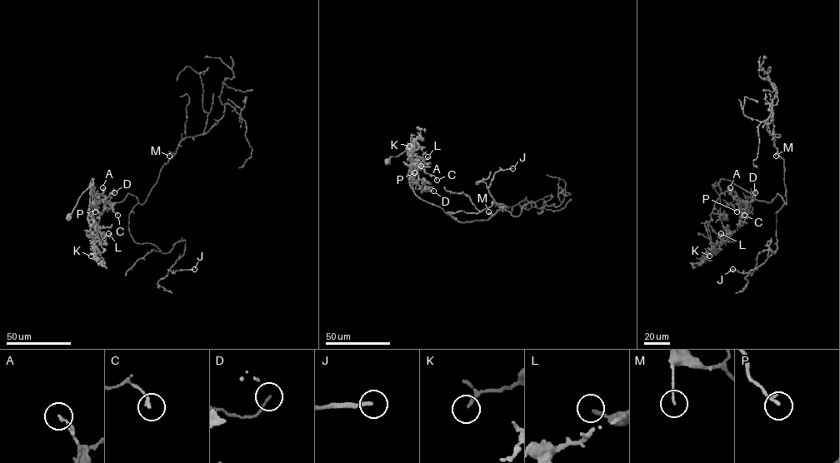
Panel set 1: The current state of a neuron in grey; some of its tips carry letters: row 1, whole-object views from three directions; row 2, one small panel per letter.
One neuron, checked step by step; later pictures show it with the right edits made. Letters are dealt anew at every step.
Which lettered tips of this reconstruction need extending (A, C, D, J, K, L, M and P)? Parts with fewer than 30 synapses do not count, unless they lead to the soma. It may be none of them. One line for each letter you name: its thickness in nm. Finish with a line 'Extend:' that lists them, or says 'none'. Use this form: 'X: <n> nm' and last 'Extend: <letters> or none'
J: 220 nm
P: 200 nm
Extend: J, P

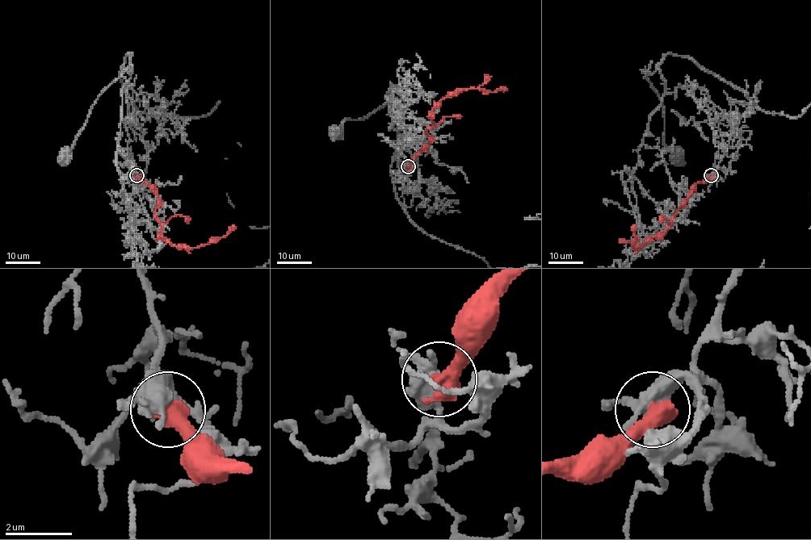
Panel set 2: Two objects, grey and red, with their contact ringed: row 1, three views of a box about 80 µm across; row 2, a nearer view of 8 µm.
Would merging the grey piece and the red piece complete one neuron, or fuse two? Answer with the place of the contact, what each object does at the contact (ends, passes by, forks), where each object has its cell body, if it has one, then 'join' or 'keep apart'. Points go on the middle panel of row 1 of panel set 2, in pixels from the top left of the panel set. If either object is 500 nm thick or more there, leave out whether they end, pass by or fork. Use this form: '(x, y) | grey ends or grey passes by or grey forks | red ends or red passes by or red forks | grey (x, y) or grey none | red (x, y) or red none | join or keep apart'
(408, 166) | grey (336, 131) | red none | keep apart

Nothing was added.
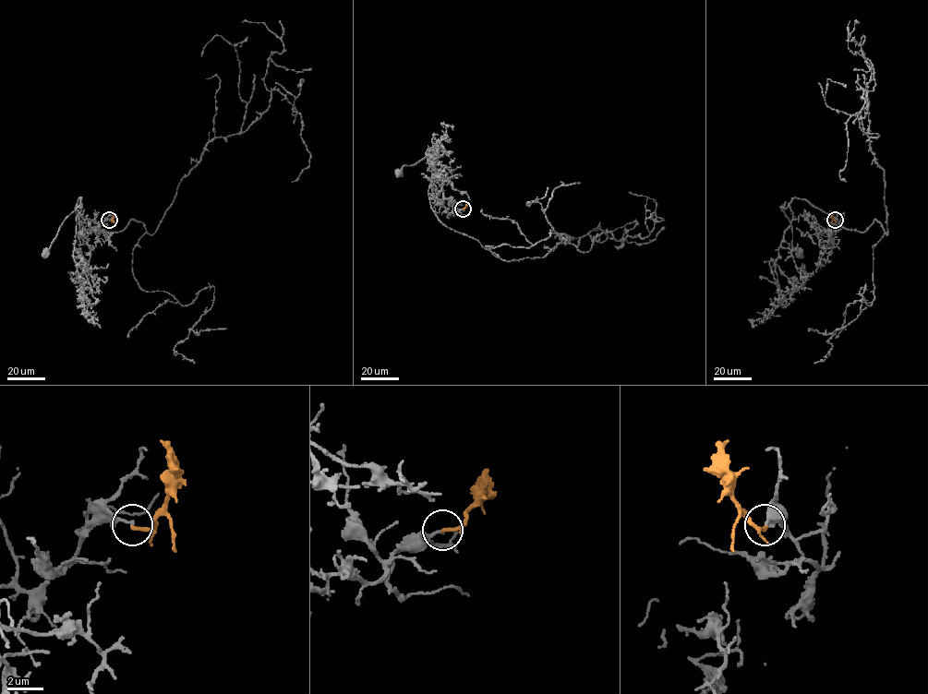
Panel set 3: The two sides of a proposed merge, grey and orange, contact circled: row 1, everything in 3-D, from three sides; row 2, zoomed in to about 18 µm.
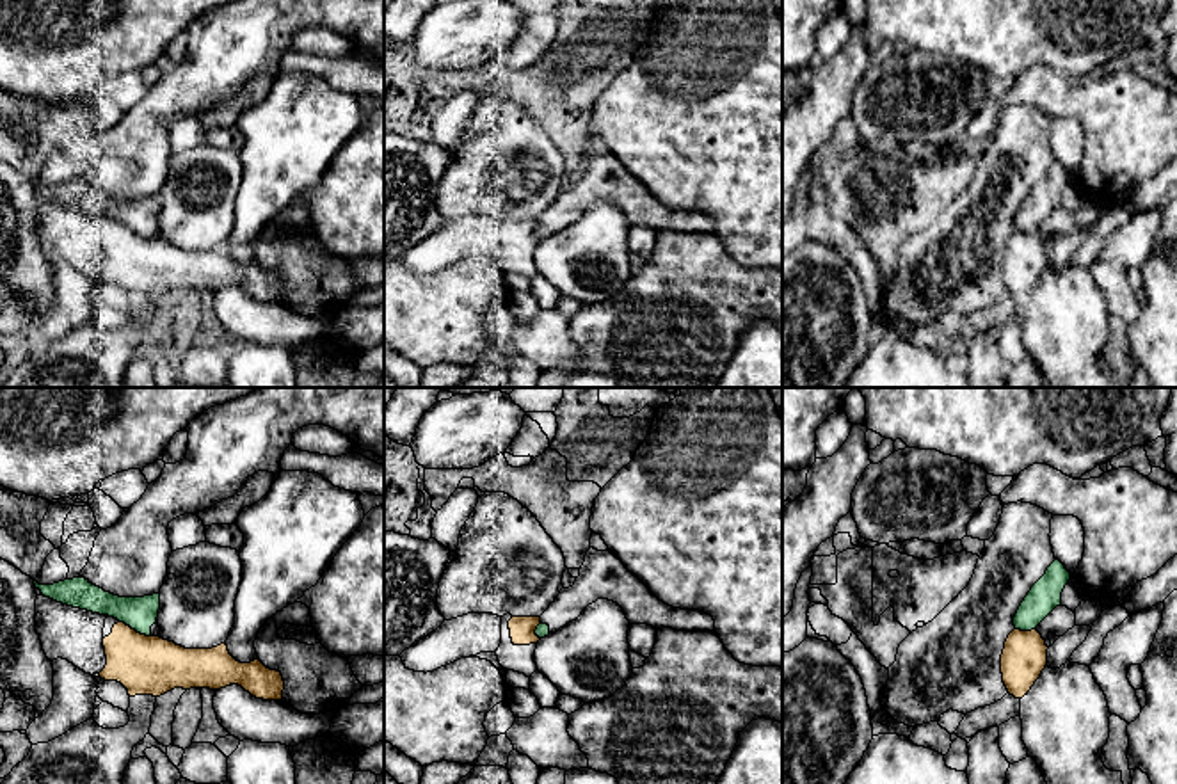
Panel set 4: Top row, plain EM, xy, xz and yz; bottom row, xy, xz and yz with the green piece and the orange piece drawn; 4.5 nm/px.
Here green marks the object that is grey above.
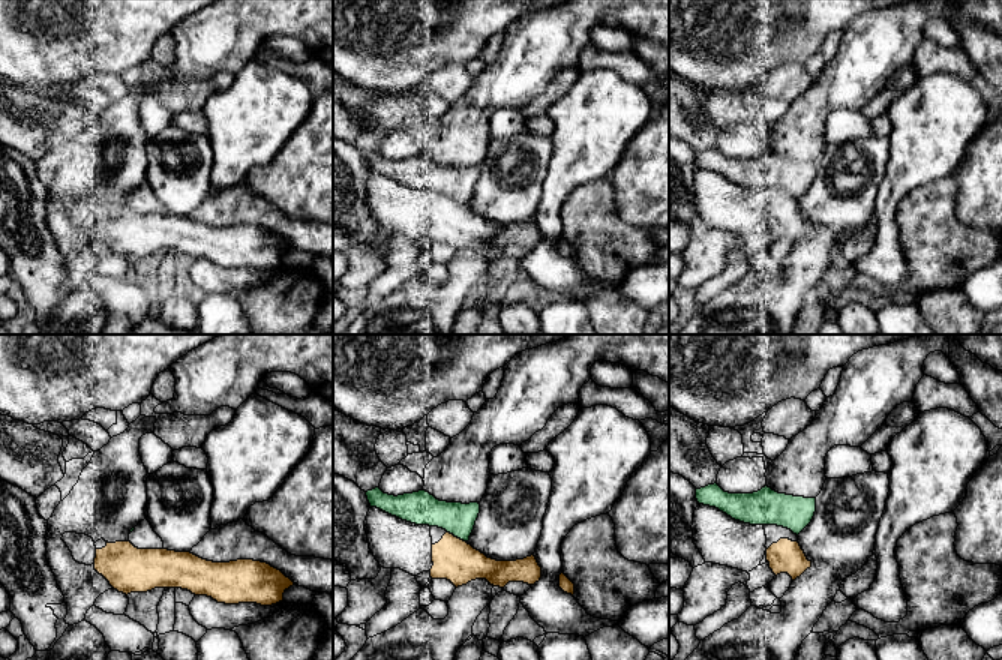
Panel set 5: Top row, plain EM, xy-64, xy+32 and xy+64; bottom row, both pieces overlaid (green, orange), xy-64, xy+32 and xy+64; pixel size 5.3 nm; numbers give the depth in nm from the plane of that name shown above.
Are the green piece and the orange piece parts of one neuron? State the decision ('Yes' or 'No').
No

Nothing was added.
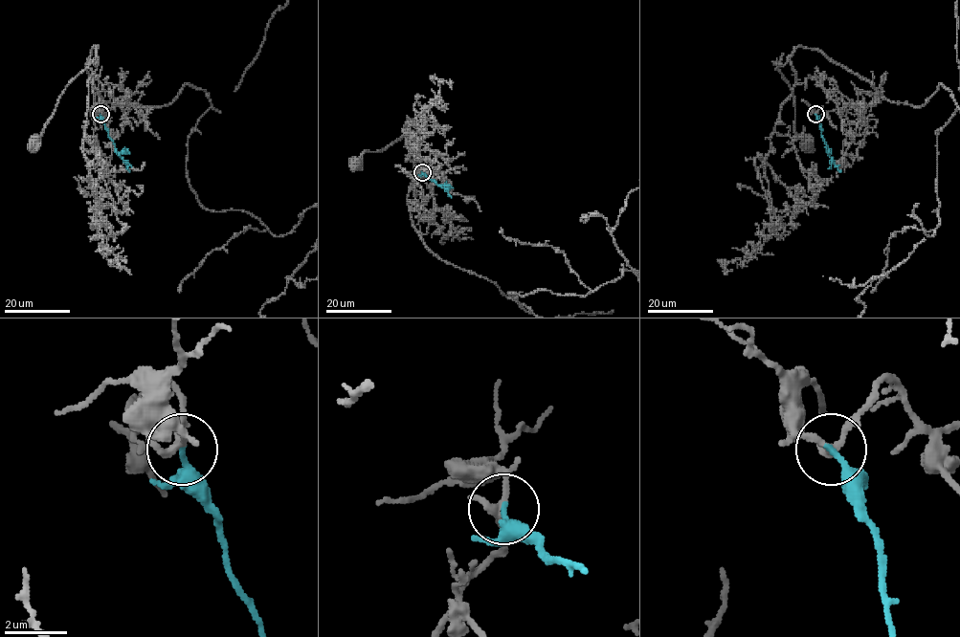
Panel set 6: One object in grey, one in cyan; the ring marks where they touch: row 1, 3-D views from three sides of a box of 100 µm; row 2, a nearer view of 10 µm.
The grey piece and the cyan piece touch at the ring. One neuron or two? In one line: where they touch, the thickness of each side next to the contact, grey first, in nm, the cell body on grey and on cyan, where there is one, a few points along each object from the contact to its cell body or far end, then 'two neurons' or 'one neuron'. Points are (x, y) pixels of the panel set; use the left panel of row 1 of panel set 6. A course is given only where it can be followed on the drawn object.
place (100, 114); calibres 240 and 220 nm; soma grey (33, 142); soma cyan none; course grey (100, 114), (99, 107), (93, 111), (94, 76), (88, 84), (97, 59), (64, 90), (33, 143); course cyan (100, 114), (116, 152), (130, 171); one neuron

